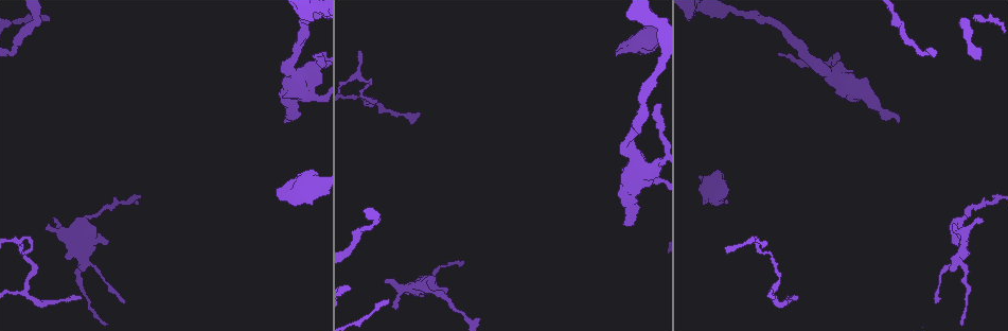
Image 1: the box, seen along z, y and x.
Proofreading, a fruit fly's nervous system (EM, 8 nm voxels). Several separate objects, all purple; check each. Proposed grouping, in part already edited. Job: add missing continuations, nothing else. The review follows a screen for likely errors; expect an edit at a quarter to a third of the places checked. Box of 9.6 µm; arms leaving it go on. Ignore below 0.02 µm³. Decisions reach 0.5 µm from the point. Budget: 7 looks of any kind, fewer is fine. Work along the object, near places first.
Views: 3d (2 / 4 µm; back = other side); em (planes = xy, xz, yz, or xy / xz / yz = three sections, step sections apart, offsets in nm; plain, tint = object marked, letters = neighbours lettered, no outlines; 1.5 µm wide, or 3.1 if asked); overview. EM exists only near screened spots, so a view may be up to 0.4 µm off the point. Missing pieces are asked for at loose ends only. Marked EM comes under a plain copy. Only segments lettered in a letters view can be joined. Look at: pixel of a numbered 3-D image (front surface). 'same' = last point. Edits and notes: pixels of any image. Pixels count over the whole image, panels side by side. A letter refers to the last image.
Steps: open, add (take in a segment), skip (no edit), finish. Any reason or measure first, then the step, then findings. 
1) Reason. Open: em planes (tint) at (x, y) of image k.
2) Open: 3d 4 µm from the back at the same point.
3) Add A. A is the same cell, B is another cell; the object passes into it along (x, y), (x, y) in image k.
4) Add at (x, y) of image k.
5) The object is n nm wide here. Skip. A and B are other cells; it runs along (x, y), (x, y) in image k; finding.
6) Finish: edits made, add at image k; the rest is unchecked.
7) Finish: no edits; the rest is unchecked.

An open end. Open: em 3.1 µm planes (letters) at (615, 55) of image 1.

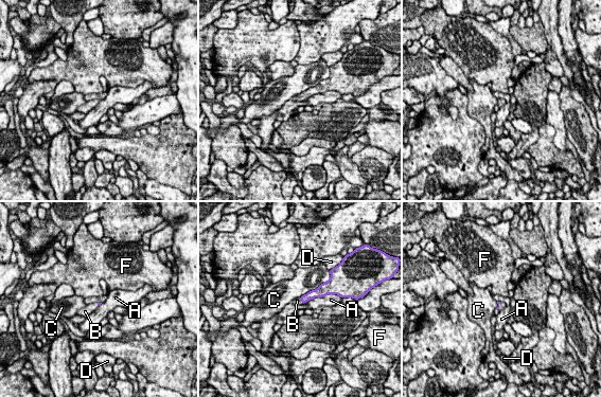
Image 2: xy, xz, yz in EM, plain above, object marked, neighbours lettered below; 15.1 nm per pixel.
Add B. B is the same cell, A, C, D and F are other cells; it goes on there.

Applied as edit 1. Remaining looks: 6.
Branch stops here. Open: em xz step 8 (tint) at (898, 122) of image 1.

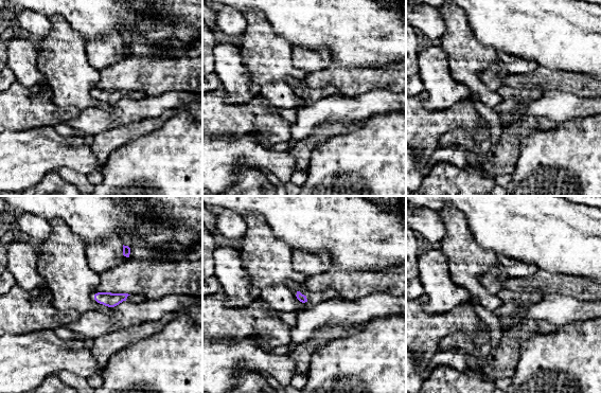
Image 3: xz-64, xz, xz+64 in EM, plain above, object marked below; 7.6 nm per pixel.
Cut it another way. Open: em planes (letters) at the same point.

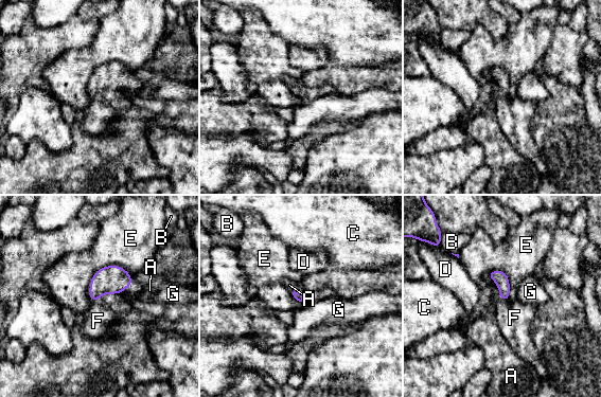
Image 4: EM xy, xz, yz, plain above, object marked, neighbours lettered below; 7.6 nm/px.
The longest contact is with E, 380 nm. Add F. F is the same cell, A, B, C, D, E and G are other cells; the object passes into it along (501, 280), (505, 301), (514, 318) in image 4; the cell continues.

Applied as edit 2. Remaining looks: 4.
See it whole again. Open: overview.

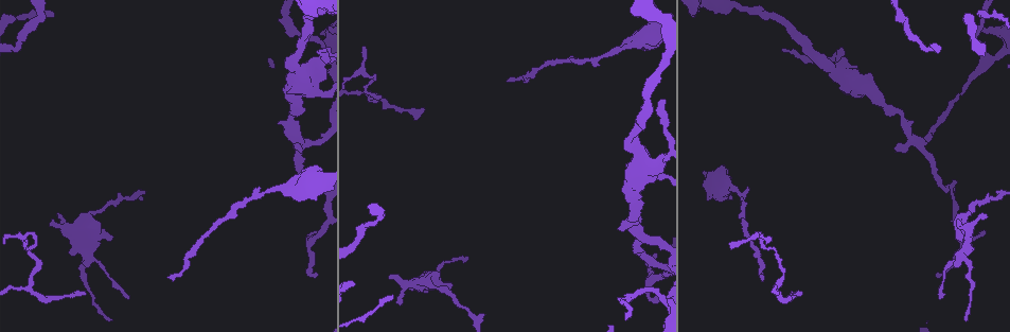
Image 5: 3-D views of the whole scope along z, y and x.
Branch stops here. Open: 3d 4 µm from the back at (390, 277) of image 5.

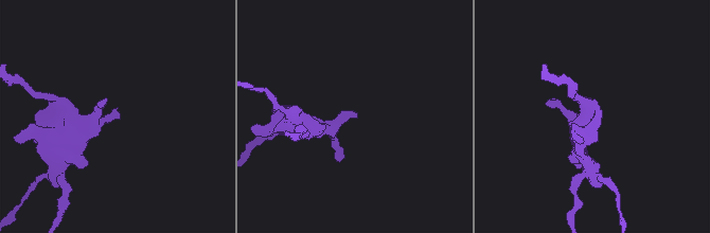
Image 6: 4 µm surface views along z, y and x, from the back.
Now the EM. Open: em yz step 8 (letters) at (116, 110) of image 6.

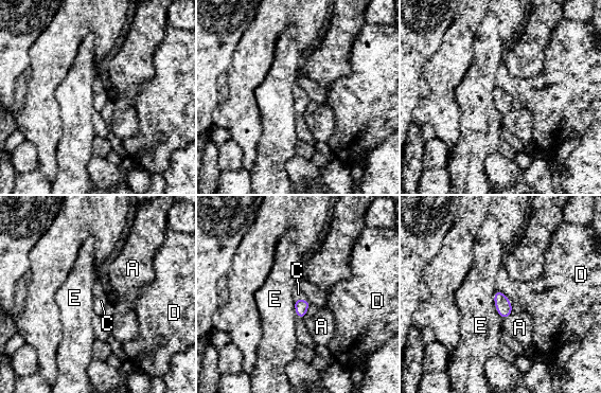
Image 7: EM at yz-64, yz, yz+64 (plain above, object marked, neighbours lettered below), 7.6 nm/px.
Another direction. Open: em planes (letters) at the same point.

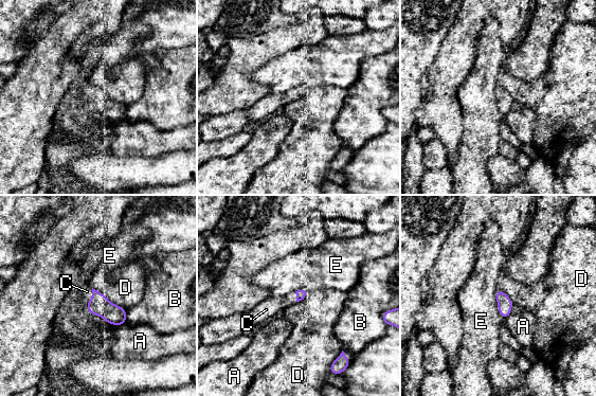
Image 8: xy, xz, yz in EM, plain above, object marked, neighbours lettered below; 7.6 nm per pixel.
Add C. C is the same cell, A, B, D and E are other cells; the cell continues.

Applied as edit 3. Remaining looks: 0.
Finish: edits made, add at image 2, add at image 4, add at image 8; the rest is unchecked.

